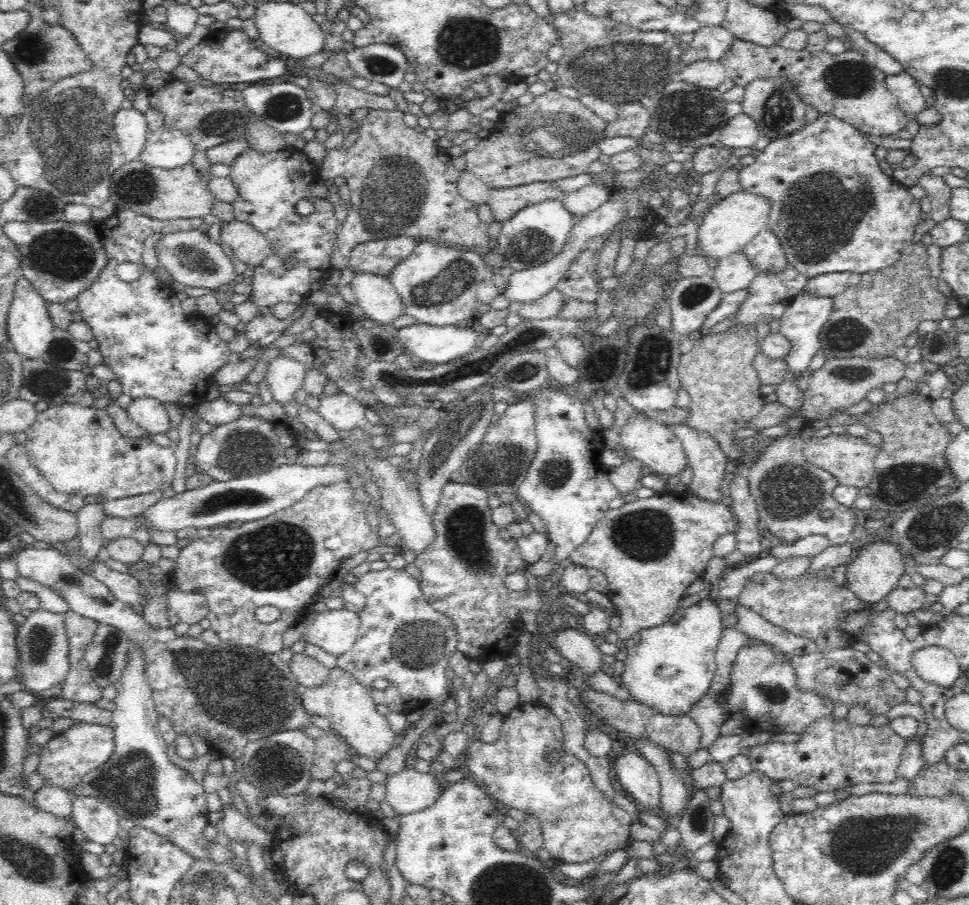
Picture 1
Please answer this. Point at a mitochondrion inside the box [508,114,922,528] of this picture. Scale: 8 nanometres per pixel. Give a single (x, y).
(854, 194)

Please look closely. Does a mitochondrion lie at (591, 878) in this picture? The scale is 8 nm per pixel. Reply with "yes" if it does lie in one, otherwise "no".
no

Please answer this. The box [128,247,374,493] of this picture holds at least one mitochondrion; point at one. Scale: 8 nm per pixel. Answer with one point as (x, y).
(248, 449)

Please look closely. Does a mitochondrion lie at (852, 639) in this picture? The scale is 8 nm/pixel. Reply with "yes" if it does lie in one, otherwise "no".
no

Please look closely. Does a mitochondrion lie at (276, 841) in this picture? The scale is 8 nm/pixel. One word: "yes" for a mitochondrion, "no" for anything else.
no

